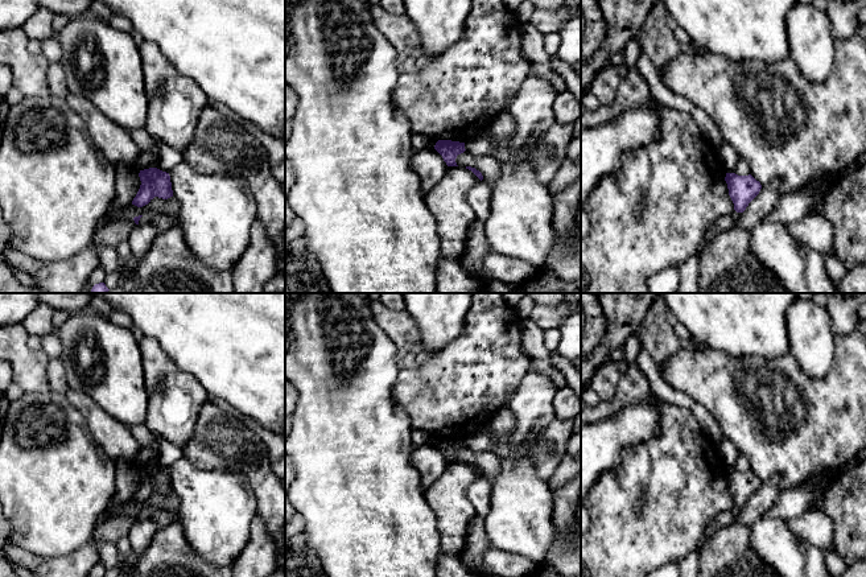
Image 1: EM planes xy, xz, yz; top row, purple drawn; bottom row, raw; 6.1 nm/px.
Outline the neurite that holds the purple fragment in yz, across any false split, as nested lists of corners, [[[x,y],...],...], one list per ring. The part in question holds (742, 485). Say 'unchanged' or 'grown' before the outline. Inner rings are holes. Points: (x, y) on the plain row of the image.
unchanged; [[[726,469],[725,477],[737,508],[743,508],[762,485],[760,478],[751,470],[738,471],[735,469]]]

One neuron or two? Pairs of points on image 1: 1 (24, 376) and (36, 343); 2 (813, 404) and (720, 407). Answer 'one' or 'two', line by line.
1: two
2: one

